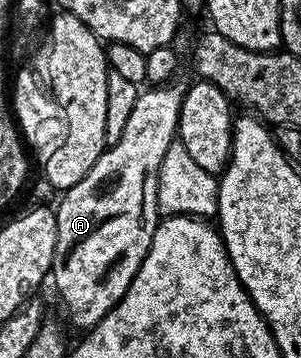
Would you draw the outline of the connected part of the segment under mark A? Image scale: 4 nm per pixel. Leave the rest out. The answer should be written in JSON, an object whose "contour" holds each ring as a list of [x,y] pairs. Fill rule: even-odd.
{"contour":[[[174,83],[151,85],[140,90],[137,105],[133,105],[133,113],[121,132],[121,141],[110,144],[89,169],[89,173],[85,173],[85,177],[81,177],[77,185],[62,192],[63,200],[60,201],[59,207],[54,208],[57,245],[53,253],[49,279],[50,282],[55,282],[55,291],[75,327],[96,327],[117,306],[121,297],[125,297],[137,269],[141,269],[141,261],[145,261],[147,250],[153,241],[153,233],[159,227],[159,170],[161,161],[165,161],[169,145],[177,139],[181,101],[185,90],[184,84]]]}

